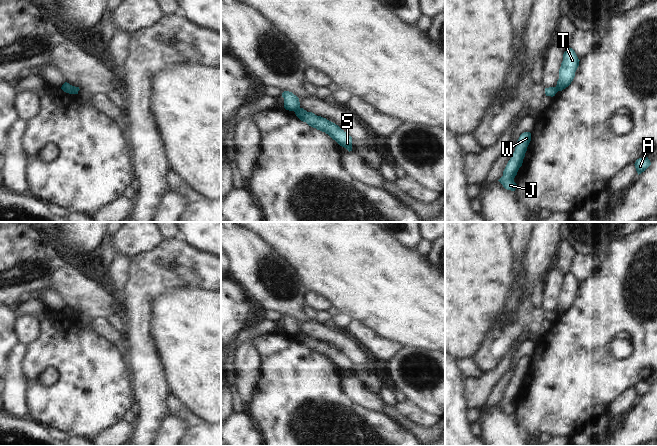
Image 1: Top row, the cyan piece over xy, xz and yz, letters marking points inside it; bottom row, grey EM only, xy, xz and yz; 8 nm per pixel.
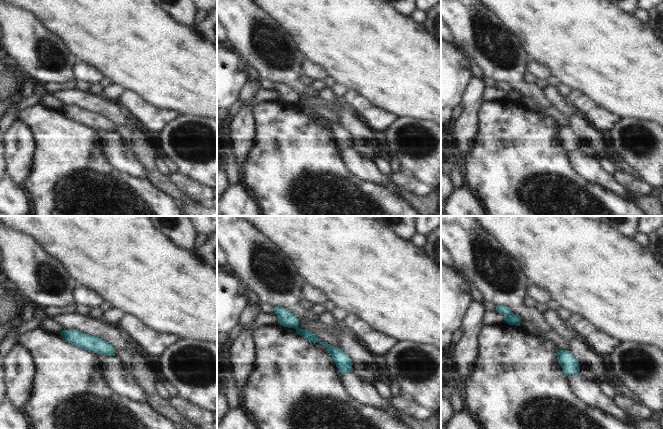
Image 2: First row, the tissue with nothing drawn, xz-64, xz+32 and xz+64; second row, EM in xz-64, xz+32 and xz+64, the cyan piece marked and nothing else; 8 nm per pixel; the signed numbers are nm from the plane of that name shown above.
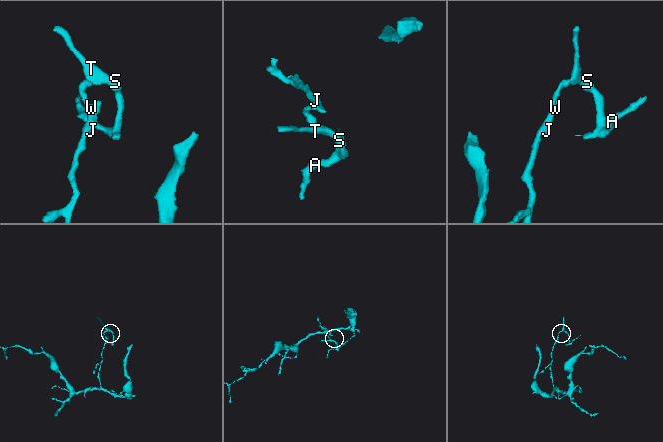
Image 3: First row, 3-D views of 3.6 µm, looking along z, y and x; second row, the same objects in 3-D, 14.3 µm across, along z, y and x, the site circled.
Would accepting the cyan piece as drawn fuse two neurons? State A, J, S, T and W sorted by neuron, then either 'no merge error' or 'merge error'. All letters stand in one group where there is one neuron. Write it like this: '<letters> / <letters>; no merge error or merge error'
A S T / J W; merge error

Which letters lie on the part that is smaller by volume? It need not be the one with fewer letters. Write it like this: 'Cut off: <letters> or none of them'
Cut off: A, S, T

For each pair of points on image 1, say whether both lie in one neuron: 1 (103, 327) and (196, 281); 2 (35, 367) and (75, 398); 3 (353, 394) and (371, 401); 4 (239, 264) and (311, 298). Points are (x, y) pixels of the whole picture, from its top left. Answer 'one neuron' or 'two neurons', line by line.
1: two neurons
2: one neuron
3: one neuron
4: two neurons

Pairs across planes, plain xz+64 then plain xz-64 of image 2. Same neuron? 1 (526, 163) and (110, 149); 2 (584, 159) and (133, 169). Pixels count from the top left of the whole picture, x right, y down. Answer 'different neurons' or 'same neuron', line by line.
1: different neurons
2: same neuron

